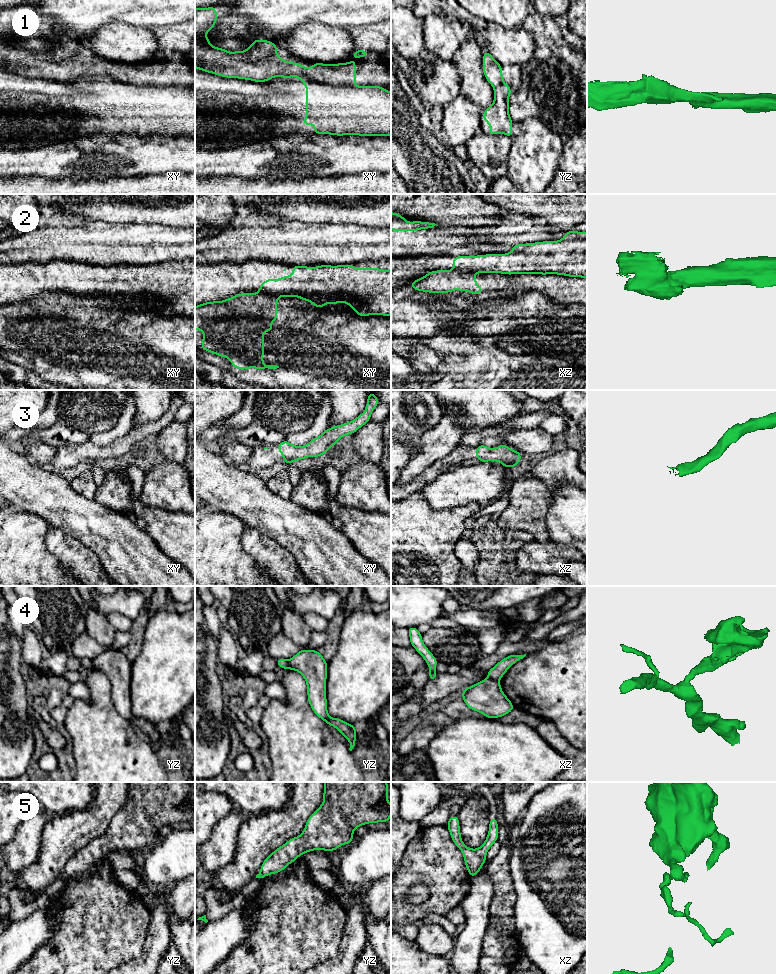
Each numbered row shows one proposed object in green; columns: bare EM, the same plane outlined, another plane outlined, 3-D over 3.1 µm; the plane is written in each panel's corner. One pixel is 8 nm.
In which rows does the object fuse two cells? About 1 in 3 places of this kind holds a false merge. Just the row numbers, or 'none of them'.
1, 2, 4

